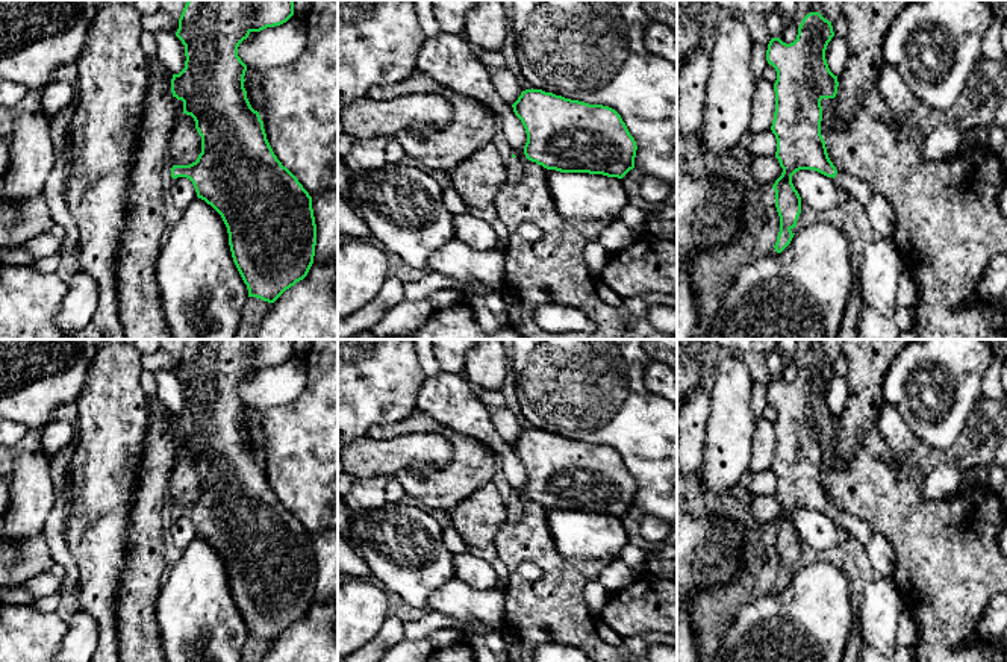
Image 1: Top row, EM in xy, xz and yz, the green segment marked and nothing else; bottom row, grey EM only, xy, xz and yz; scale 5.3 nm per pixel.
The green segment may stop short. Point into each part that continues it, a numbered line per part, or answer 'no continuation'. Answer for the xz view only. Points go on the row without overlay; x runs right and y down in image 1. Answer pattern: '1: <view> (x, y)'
1: xz (514, 506)

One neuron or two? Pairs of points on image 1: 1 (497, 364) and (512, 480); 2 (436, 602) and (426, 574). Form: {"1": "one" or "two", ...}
{"1": "two", "2": "two"}

